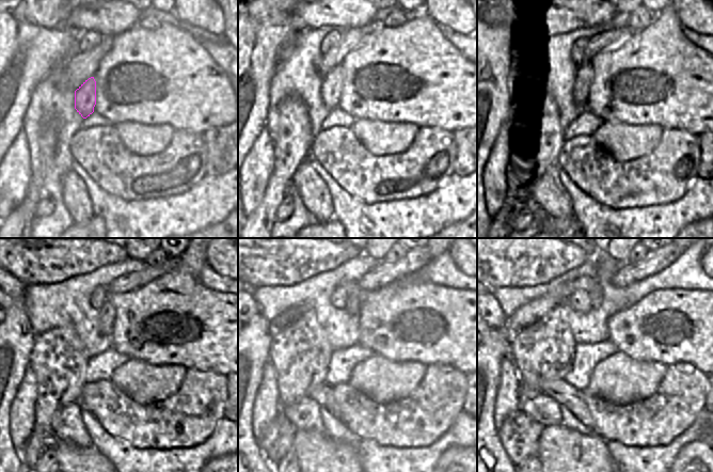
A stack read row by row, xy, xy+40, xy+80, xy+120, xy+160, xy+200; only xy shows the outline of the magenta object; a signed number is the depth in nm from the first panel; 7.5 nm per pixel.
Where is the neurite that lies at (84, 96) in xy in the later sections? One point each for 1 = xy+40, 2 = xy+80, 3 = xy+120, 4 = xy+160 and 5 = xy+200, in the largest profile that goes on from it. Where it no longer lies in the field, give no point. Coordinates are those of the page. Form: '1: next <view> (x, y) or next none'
1: next xy+40 (331, 89)
2: next xy+80 (584, 74)
3: next xy+120 (107, 312)
4: next xy+160 (355, 294)
5: next xy+200 (596, 295)

